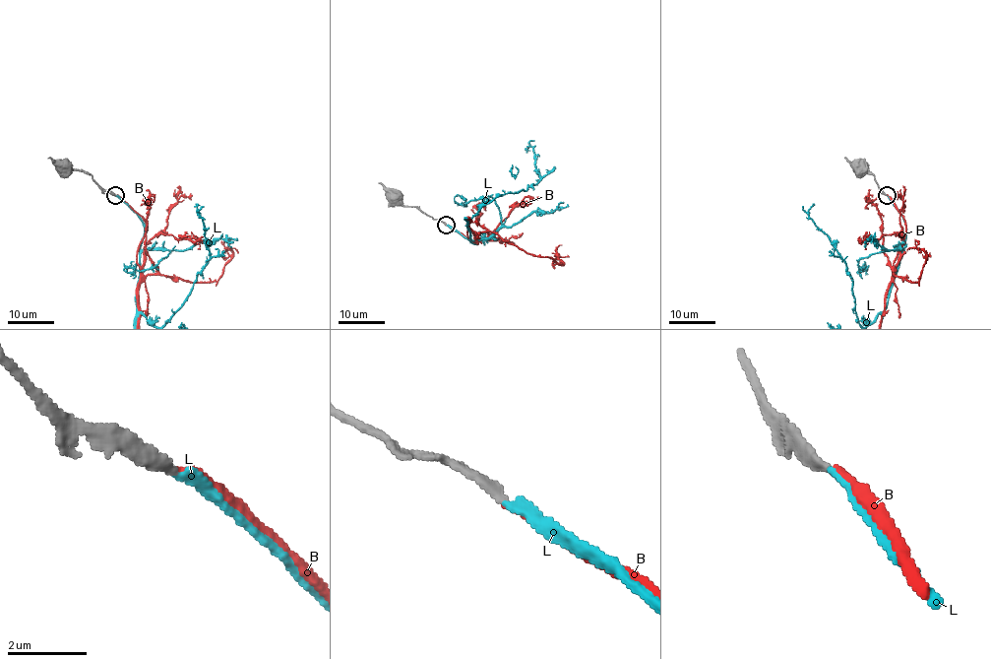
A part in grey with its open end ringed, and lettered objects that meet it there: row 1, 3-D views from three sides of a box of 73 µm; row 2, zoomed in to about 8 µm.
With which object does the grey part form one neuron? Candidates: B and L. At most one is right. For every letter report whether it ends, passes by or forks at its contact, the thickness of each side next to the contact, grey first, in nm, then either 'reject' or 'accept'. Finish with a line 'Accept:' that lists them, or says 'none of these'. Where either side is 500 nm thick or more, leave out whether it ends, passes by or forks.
B: it ends there; 280 nm thick on the grey side, 200 nm on the other; reject
L: it ends there; 280 nm thick on the grey side, 220 nm on the other; accept
Accept: L

